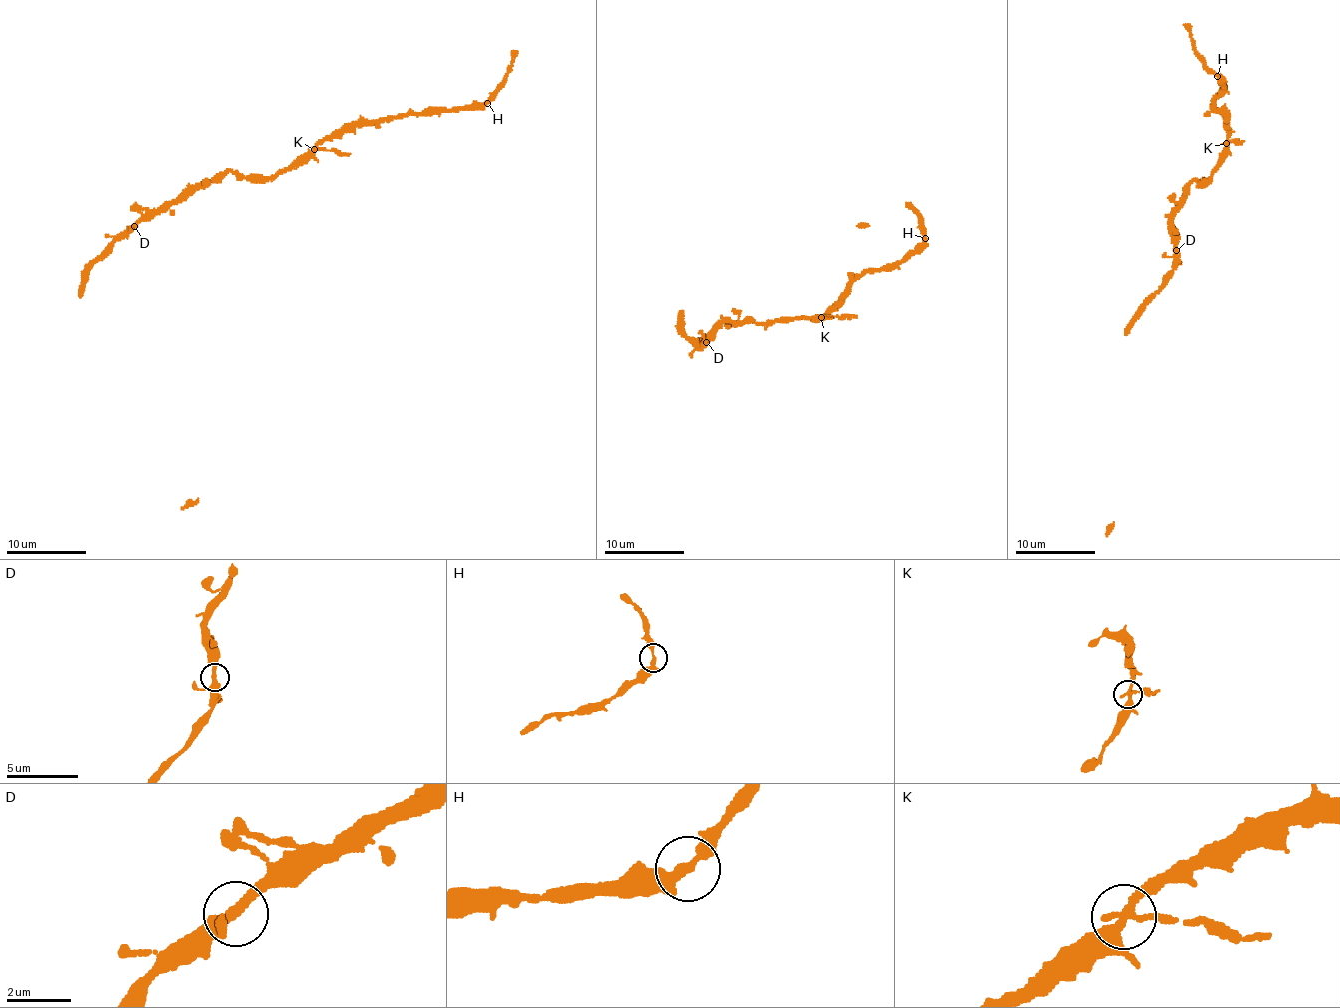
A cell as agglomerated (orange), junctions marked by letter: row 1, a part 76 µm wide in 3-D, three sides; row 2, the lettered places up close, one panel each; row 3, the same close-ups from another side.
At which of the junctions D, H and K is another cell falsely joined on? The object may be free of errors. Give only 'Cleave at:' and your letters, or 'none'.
Cleave at: K

